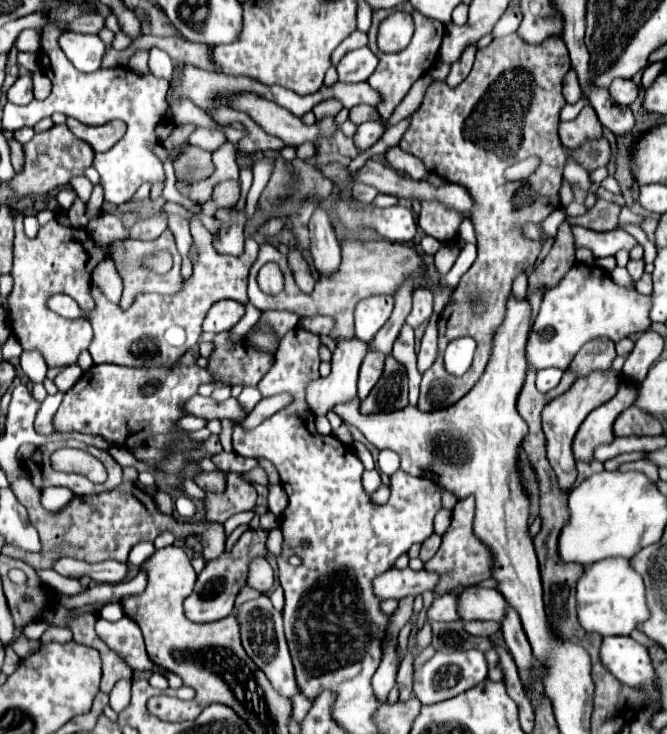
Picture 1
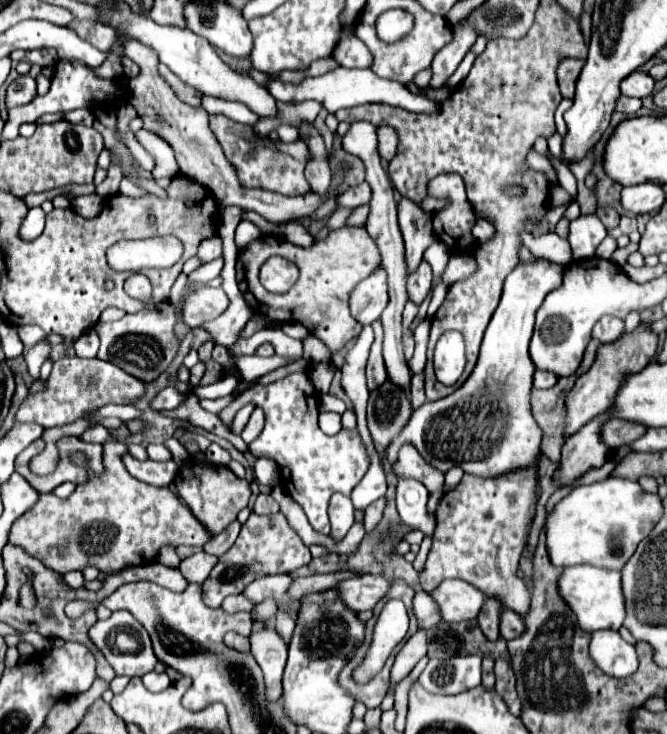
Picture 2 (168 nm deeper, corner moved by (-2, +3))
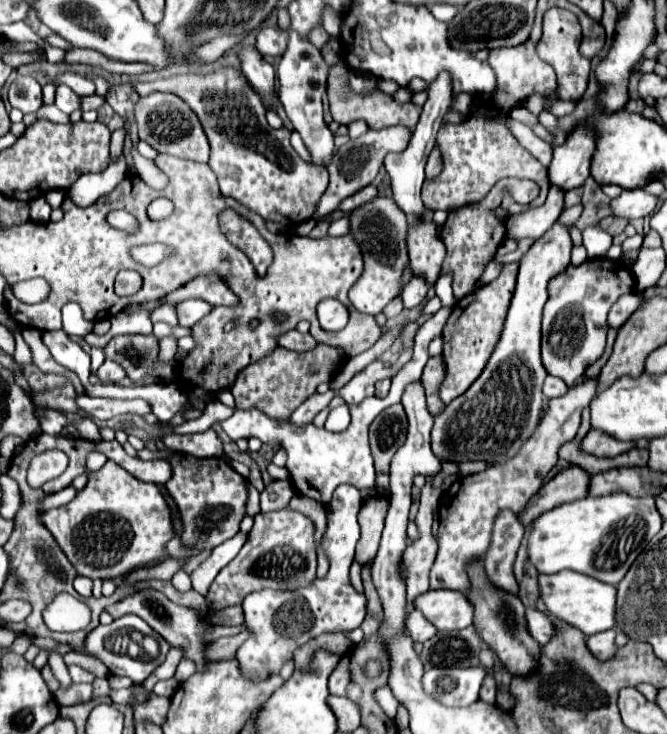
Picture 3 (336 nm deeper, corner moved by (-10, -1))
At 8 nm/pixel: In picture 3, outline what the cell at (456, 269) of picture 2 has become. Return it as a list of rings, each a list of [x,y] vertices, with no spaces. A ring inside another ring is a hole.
[[[491,261],[487,267],[485,267],[485,271],[483,271],[483,275],[481,275],[481,281],[485,281],[485,283],[489,283],[489,281],[493,281],[499,273],[501,273],[501,269],[503,269],[503,263],[495,263],[495,261]]]

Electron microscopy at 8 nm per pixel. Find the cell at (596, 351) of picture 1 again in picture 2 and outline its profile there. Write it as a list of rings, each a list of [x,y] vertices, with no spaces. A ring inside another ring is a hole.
[[[603,317],[595,327],[593,327],[593,339],[597,339],[601,345],[615,343],[621,335],[625,333],[623,321],[615,317]]]

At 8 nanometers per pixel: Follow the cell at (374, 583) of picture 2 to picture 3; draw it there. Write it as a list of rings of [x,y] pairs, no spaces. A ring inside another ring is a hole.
[[[339,485],[331,503],[327,505],[327,529],[321,537],[321,549],[329,555],[329,573],[325,579],[315,579],[311,587],[297,591],[261,589],[243,601],[245,625],[251,637],[239,647],[237,661],[243,677],[259,683],[279,673],[281,667],[293,659],[293,651],[321,633],[349,633],[363,623],[365,595],[359,595],[349,581],[349,567],[359,539],[357,513],[361,507],[361,493],[351,485]]]

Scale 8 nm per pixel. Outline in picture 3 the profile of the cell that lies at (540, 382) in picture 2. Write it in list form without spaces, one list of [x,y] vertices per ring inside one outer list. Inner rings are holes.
[[[547,375],[545,385],[543,385],[543,395],[545,395],[545,397],[549,397],[549,399],[553,399],[553,397],[561,397],[567,389],[569,389],[569,387],[567,387],[561,379]]]

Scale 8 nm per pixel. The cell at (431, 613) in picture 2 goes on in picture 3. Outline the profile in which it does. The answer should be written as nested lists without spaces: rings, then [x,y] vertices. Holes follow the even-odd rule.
[[[411,611],[405,617],[405,627],[415,643],[423,643],[437,633],[437,629],[431,627],[431,623],[427,623],[427,619],[423,619],[423,615],[419,615],[419,611]]]

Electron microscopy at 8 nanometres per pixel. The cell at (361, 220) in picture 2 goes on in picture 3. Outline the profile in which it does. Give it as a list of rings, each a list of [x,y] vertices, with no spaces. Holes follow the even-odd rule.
[[[344,216],[331,222],[331,227],[327,229],[327,235],[346,235],[349,231],[349,219],[347,216]]]

